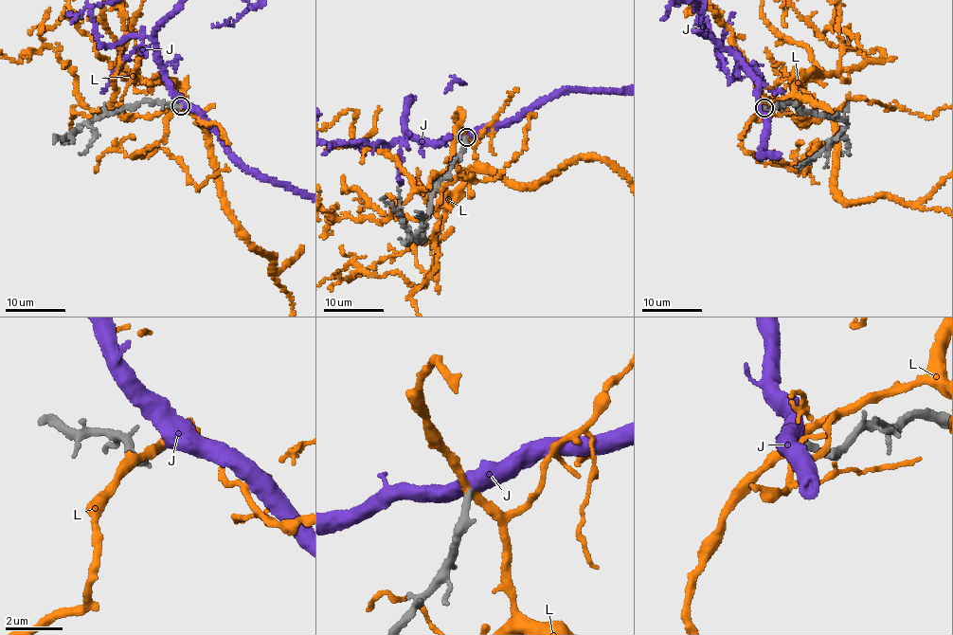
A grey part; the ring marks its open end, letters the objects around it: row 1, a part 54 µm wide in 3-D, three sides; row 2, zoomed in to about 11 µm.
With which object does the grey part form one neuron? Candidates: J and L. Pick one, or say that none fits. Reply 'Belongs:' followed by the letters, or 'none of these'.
Belongs: J

